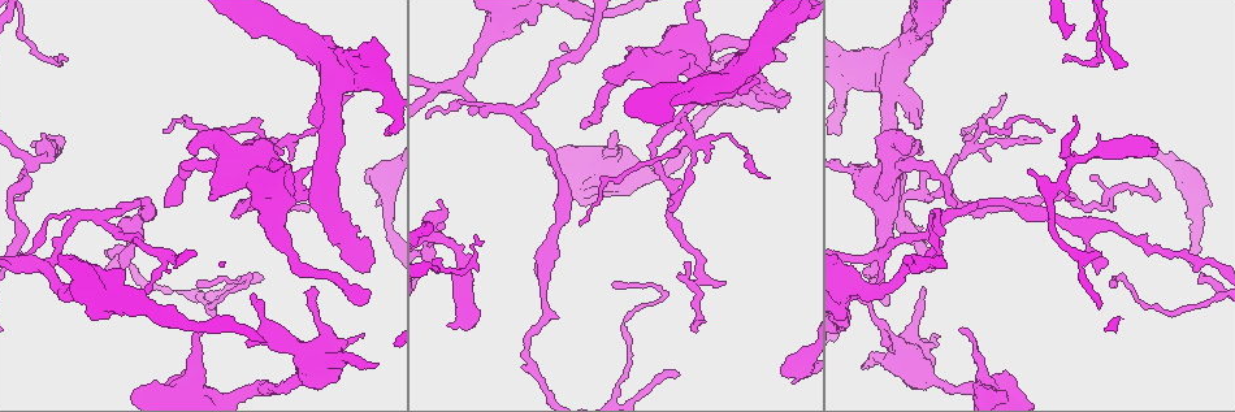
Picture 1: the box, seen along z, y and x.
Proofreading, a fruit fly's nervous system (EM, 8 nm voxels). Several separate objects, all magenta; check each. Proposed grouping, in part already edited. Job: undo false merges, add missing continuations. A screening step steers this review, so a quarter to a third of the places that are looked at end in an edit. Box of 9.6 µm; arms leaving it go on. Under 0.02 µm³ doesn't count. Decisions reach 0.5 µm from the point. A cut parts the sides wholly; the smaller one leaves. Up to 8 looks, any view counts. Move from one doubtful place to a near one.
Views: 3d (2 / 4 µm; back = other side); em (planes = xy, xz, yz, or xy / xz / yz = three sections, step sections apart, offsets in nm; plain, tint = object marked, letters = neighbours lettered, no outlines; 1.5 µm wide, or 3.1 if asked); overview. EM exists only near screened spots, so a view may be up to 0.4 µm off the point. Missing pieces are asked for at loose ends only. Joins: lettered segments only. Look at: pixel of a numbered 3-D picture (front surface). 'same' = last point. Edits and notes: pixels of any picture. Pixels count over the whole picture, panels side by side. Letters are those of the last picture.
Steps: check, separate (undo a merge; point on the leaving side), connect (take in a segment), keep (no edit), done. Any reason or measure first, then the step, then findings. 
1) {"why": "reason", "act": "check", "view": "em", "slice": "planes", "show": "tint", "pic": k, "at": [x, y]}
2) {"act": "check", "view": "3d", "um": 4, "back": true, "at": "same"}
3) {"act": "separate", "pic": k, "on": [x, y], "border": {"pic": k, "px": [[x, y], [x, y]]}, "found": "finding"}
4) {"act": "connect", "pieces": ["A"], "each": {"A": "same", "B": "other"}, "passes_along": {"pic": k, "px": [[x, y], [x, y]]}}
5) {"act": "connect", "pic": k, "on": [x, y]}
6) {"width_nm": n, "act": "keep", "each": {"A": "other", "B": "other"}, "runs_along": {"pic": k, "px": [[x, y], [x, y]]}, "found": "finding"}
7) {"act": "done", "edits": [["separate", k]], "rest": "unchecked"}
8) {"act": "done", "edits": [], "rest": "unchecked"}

{"why": "free end", "act": "check", "view": "em", "slice": "planes", "show": "letters", "pic": 1, "at": [582, 129]}

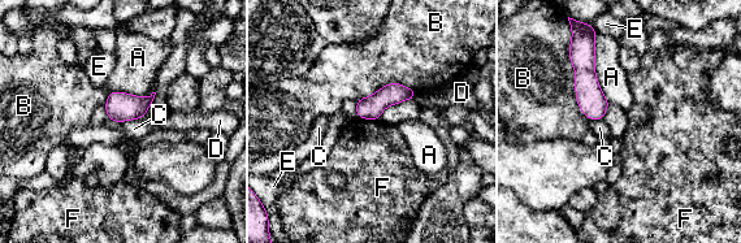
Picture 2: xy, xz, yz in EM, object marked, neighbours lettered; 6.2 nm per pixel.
{"act": "keep", "each": {"A": "other", "B": "other", "C": "other", "D": "other", "E": "other", "F": "other"}, "runs_along": {"pic": 2, "px": [[589, 46], [586, 87], [599, 116]]}, "found": "none of them fits"}

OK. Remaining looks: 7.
{"why": "sharp bend", "act": "check", "view": "3d", "um": 2, "pic": 1, "at": [461, 81]}

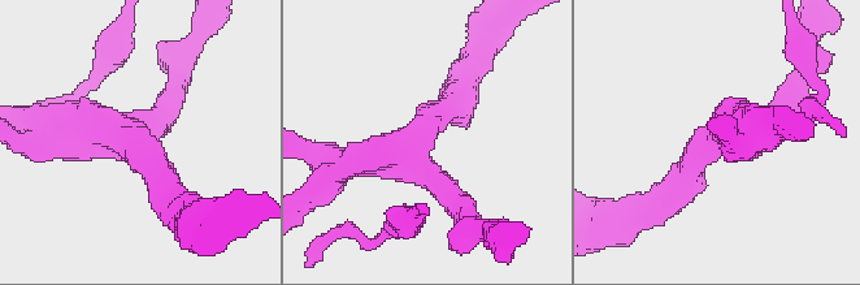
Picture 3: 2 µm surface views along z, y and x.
{"arms": 4, "act": "check", "view": "em", "slice": "planes", "show": "letters", "pic": 3, "at": [418, 145]}

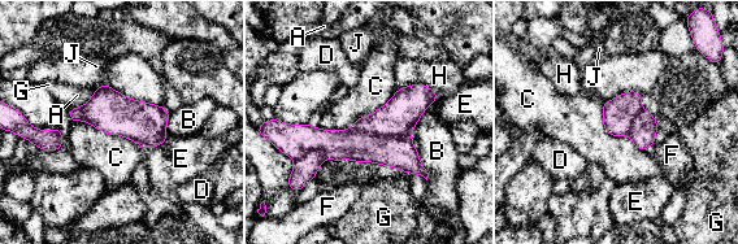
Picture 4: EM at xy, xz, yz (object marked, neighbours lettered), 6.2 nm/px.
{"act": "separate", "pic": 4, "on": [398, 152], "each": {"A": "other", "B": "other", "C": "other", "D": "other", "E": "other", "F": "other", "G": "other", "H": "other", "J": "other"}, "border": {"pic": 4, "px": [[339, 131], [409, 136]]}, "found": "a second neuron is stuck on"}

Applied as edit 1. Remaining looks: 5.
{"why": "branch stops here", "act": "check", "view": "3d", "um": 4, "pic": 1, "at": [367, 174]}

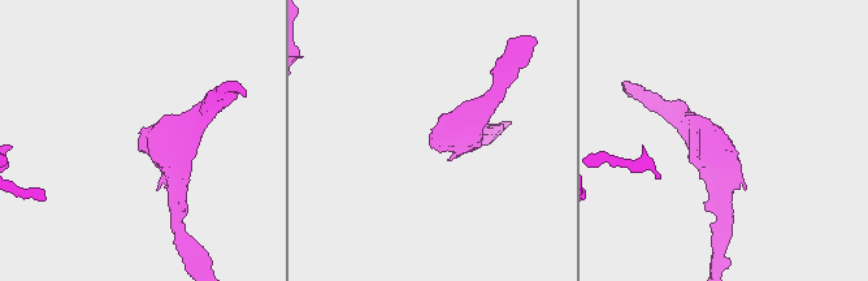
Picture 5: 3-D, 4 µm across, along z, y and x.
{"act": "check", "view": "em", "slice": "planes", "show": "plain", "pic": 5, "at": [731, 139]}

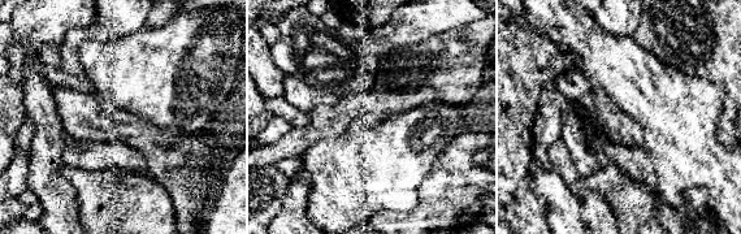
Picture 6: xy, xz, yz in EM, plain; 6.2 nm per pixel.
{"why": "see the neighbours", "act": "check", "view": "em", "slice": "planes", "show": "letters", "at": "same"}

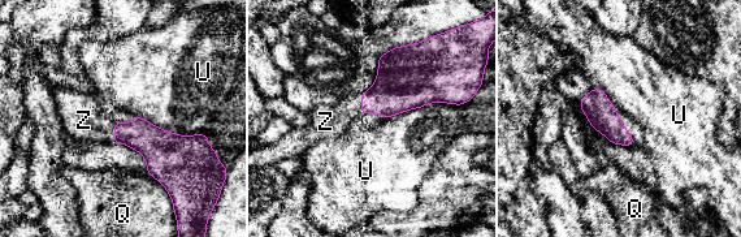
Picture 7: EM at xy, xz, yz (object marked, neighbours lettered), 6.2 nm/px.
{"longest_contact_nm": ["U", 600], "act": "connect", "pieces": ["Z"], "each": {"Q": "other", "U": "other", "Z": "same"}, "found": "the neuron continues"}

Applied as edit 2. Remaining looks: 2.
{"act": "done", "edits": [["separate", 4], ["connect", 7]], "rest": "unchecked"}

